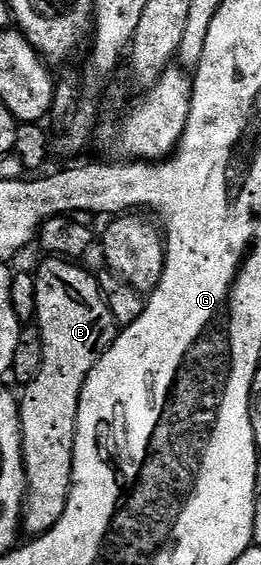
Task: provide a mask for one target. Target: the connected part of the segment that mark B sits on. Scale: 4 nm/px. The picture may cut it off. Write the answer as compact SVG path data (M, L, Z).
M50 255L45 258L47 261L39 267L38 271L33 274L35 281L35 307L37 309L36 327L42 333L44 339L44 363L40 367L40 375L36 375L33 383L25 386L24 392L21 394L20 404L18 407L18 418L22 424L22 458L24 459L24 467L26 468L26 502L22 505L22 524L21 528L30 532L30 535L41 535L51 529L52 526L60 519L60 515L64 515L64 507L66 500L70 494L70 487L74 480L74 432L76 431L76 423L78 422L78 400L82 394L82 389L86 385L88 375L92 371L92 367L96 367L99 361L107 351L114 345L114 340L118 338L120 326L114 320L114 312L110 310L107 298L104 296L104 289L98 286L98 281L86 269L81 269L81 264L75 263L69 259L63 259L57 255Z

